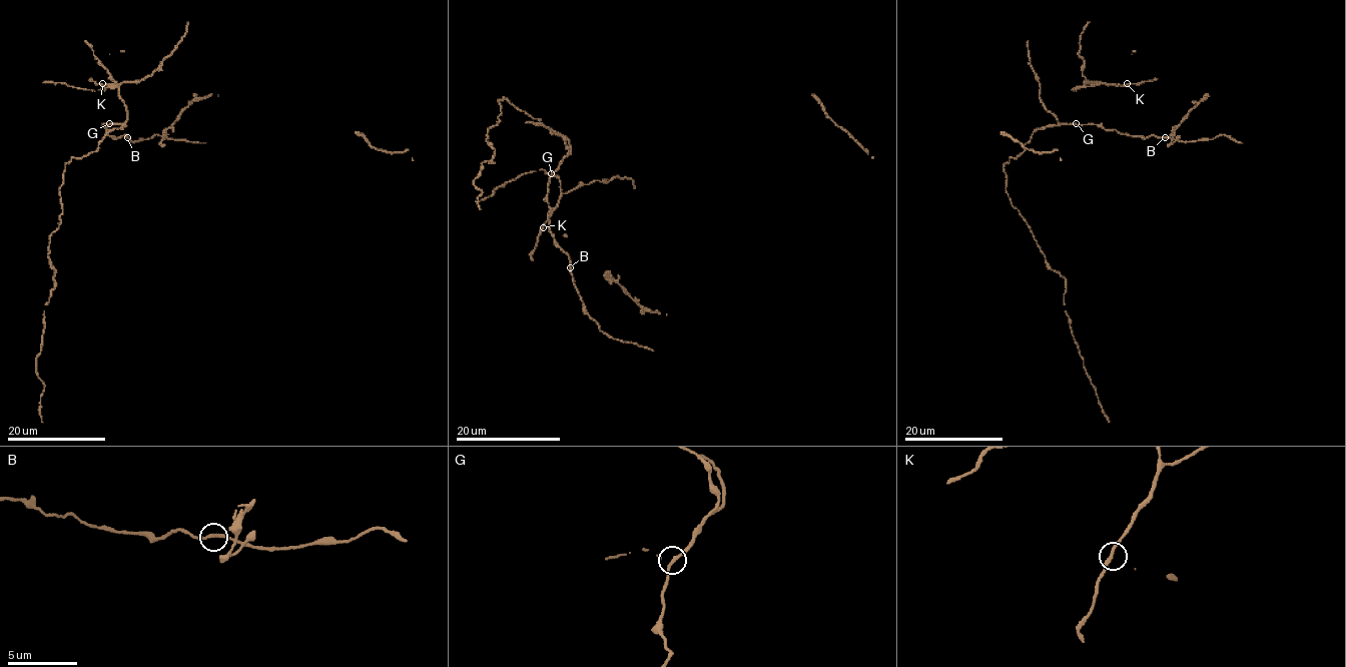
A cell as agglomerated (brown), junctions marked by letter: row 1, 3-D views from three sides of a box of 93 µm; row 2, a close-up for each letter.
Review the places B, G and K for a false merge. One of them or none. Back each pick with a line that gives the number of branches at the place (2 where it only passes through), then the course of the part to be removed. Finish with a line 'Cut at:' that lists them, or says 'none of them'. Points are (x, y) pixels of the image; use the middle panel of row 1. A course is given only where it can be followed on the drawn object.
Cut at: none of them

